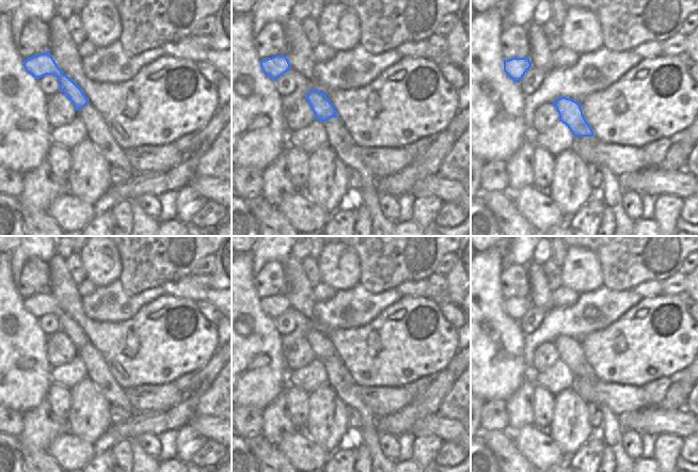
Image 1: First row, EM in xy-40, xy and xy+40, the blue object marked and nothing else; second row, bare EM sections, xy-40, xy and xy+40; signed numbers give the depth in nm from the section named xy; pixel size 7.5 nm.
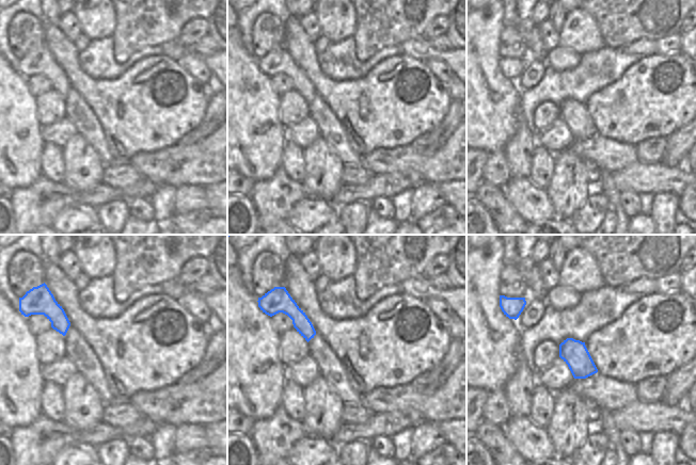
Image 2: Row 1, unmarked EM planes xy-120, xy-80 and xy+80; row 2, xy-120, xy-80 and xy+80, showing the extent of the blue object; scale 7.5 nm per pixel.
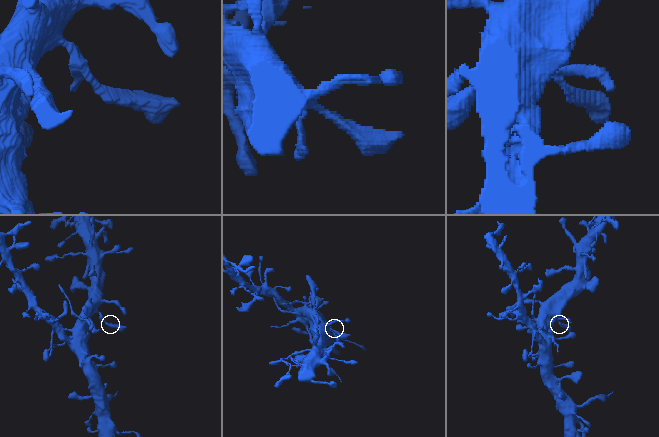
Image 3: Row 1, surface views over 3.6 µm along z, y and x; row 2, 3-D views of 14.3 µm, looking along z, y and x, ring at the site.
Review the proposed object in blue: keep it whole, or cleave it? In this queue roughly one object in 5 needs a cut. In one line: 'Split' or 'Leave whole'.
Leave whole.

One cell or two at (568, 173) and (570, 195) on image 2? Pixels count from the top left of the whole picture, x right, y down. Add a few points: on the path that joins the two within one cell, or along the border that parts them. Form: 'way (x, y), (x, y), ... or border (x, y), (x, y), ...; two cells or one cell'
way (569, 178), (569, 190); one cell

